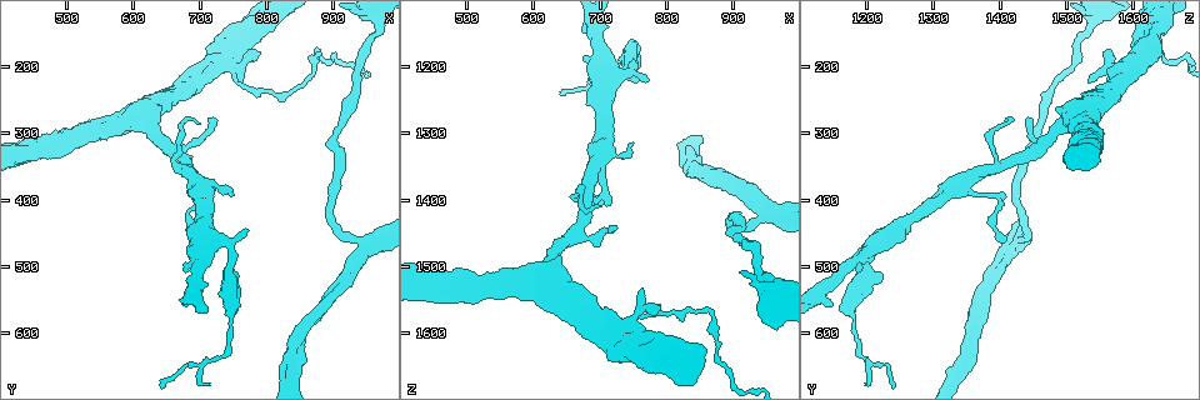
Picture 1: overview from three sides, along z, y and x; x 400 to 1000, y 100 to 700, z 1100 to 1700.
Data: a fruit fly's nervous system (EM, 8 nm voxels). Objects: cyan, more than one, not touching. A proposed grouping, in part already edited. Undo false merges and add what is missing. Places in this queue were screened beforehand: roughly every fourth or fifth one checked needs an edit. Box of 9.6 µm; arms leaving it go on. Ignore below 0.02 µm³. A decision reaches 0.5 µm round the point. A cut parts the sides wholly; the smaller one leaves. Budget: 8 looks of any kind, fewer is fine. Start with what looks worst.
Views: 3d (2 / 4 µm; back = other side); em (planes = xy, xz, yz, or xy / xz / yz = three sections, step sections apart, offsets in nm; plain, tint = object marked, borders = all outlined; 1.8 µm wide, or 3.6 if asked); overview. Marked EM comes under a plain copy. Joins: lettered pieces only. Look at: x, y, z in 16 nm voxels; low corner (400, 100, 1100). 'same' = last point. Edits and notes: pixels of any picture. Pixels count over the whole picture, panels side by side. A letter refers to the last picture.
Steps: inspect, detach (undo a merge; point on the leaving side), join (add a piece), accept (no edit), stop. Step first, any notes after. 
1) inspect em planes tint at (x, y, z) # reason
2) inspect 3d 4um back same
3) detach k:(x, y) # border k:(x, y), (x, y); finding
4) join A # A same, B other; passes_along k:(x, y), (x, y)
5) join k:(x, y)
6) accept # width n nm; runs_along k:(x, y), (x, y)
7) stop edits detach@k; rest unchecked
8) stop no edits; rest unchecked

inspect 3d 2um at (710, 460, 1225)

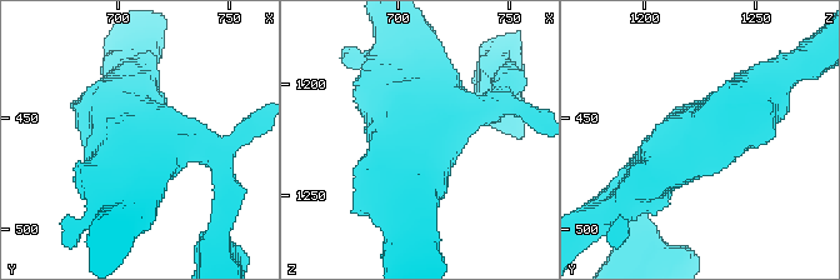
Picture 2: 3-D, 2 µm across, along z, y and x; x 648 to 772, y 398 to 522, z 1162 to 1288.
inspect em 3.6um xy step 16 tint at (714, 459, 1225) # now the EM

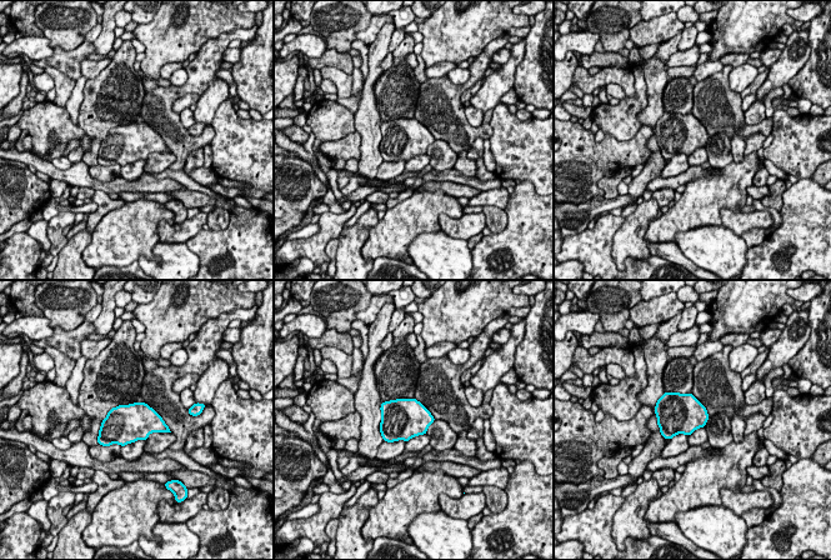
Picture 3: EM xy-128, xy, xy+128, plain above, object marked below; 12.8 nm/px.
inspect em 3.6um planes borders same

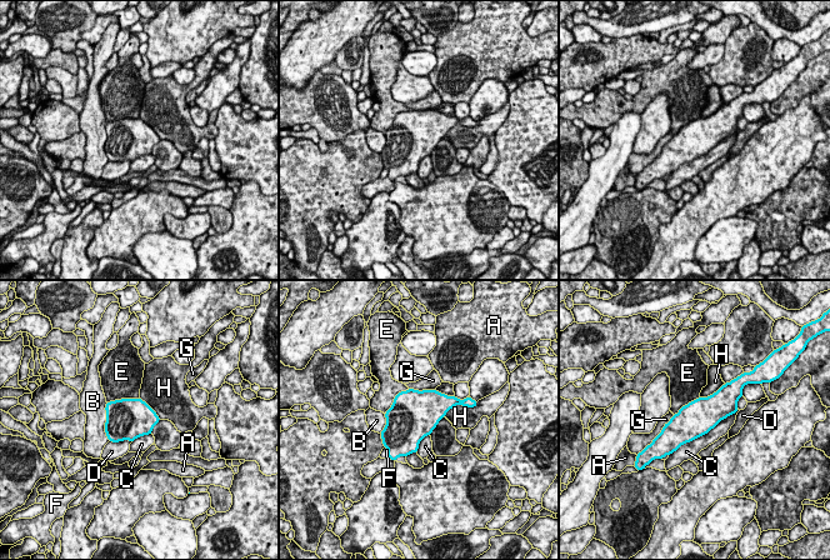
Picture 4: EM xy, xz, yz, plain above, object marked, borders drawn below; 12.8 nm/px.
accept # longest_contact C 1050 nm; A other, B other, C other, D other, E other, F other, G other, H other; border 4:(738, 409), (671, 454); continuous, no second cell

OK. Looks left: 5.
inspect 3d 4um at (750, 395, 1315) # free end

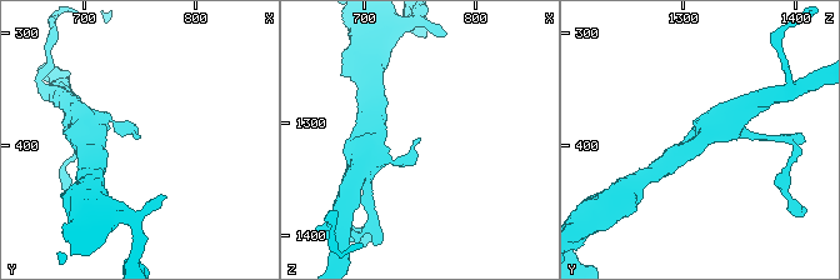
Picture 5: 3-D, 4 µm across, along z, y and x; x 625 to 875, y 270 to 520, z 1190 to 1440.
inspect em xy step 4 borders at (746, 396, 1312) # now the EM

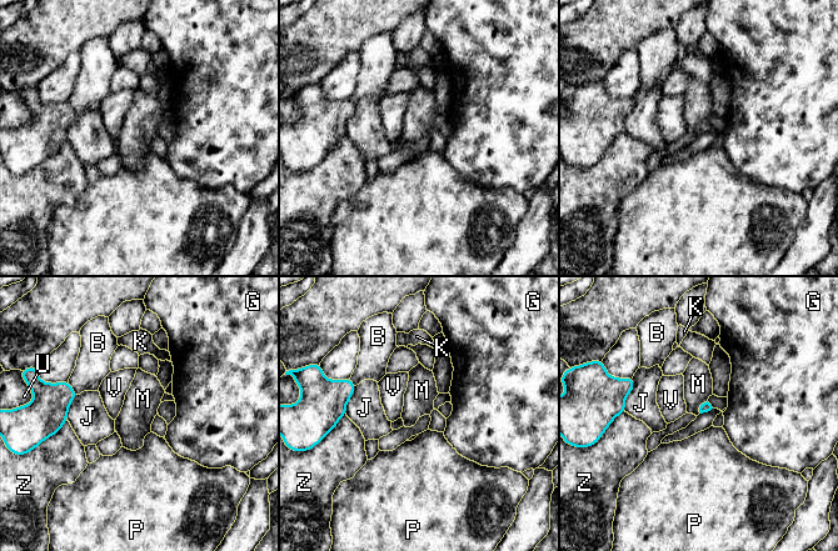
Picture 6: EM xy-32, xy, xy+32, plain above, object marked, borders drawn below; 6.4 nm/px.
accept # longest_contact J 240 nm; B other, G other, J other, K other, M other, P other, U other, V other, Z other; border 6:(707, 400), (701, 405), (699, 412); no lettered piece goes on from it

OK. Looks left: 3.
inspect em xz step 8 borders at (760, 220, 1535) # free end

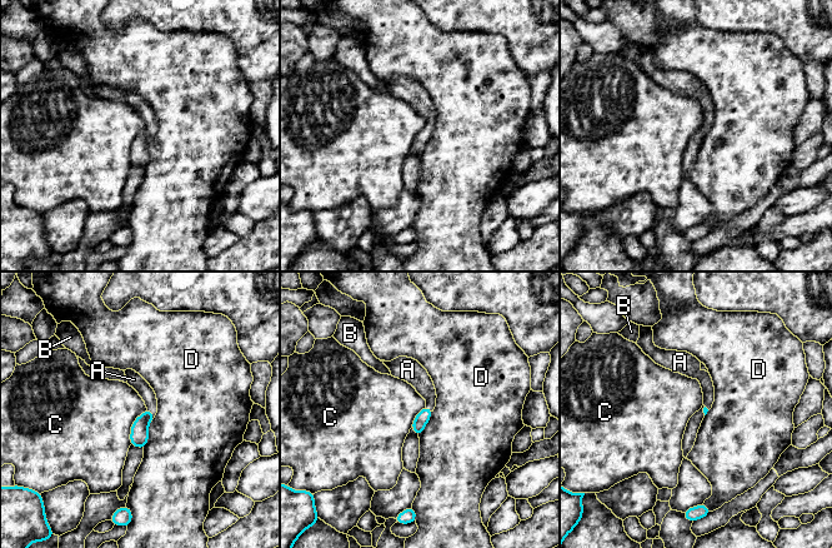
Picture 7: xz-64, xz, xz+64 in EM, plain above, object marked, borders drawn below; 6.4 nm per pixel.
join A # A same, B other, C other, D other; passes_along 7:(139, 437), (154, 413), (135, 380); it goes on there

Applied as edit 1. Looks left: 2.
stop edits join@7; rest unchecked

